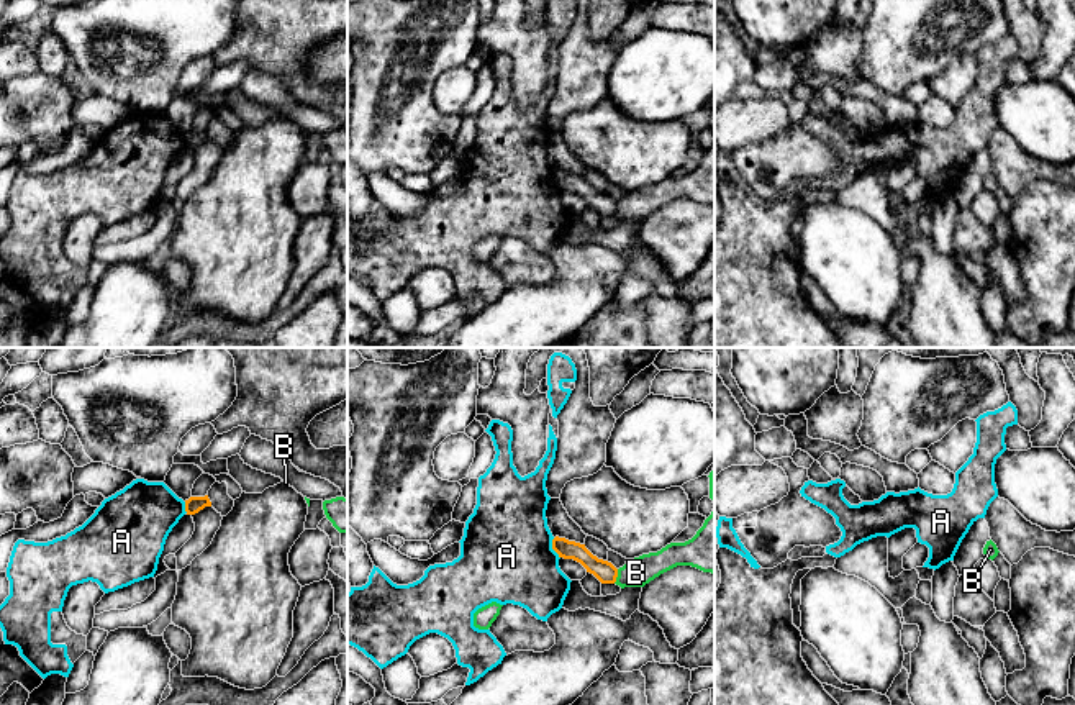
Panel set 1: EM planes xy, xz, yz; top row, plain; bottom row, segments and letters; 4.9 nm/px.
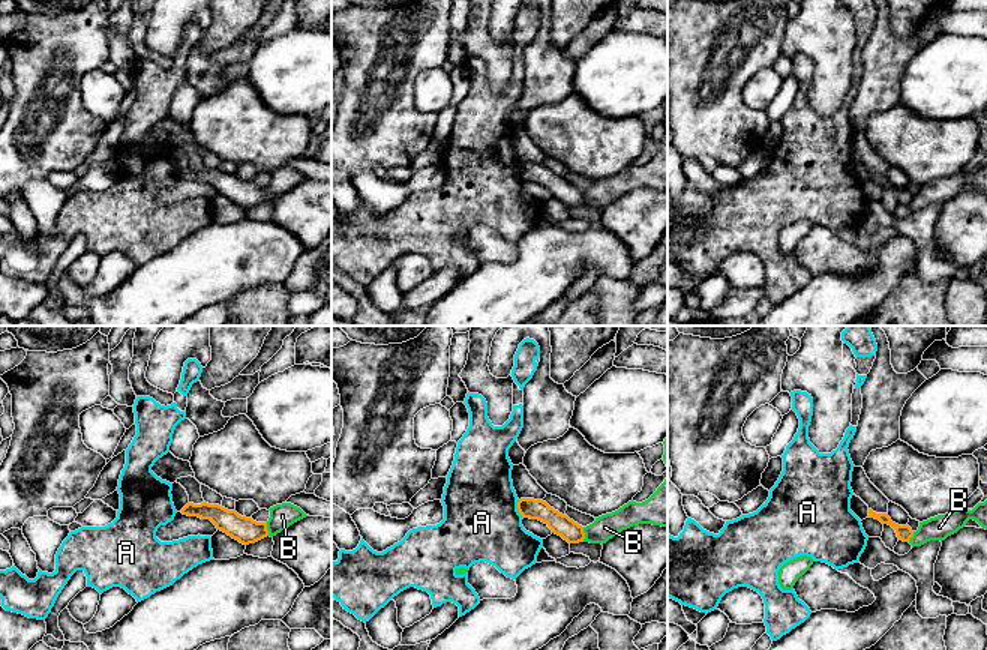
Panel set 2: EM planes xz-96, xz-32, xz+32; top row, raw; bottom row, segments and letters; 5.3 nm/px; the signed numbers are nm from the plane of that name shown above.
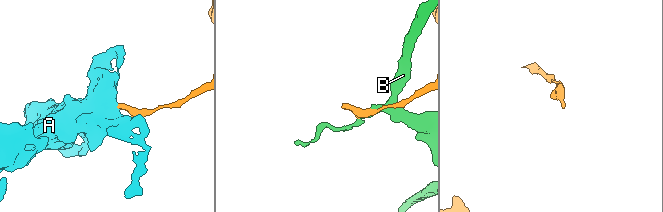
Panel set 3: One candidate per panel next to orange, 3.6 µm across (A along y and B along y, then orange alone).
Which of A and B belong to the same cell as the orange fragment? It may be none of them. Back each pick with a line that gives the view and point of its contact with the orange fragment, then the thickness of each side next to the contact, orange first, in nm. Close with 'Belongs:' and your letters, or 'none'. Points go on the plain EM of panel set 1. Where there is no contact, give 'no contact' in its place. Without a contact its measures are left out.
Belongs: none

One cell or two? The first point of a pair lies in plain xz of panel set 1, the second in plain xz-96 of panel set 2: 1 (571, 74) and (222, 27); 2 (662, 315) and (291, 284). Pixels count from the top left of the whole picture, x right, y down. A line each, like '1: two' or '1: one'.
1: two
2: two

